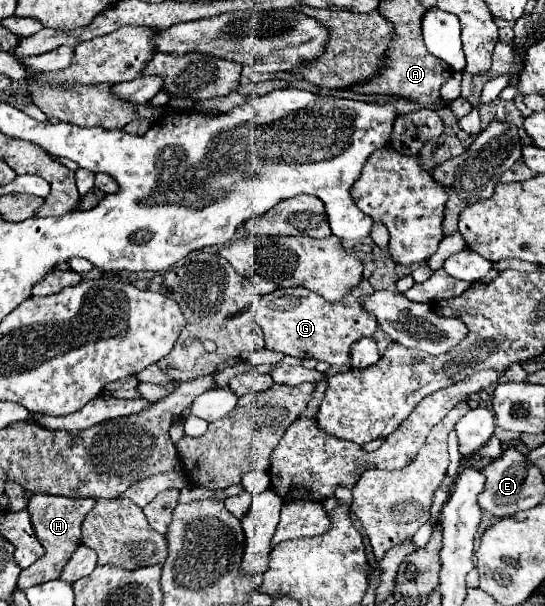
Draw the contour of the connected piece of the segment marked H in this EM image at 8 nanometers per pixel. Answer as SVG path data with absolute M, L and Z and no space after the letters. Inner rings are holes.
M34 494L28 504L28 514L34 526L34 532L40 544L46 550L46 556L52 558L52 580L60 578L62 566L70 560L70 554L80 546L80 526L82 518L92 510L94 498L64 498L64 496L50 496L50 494Z

